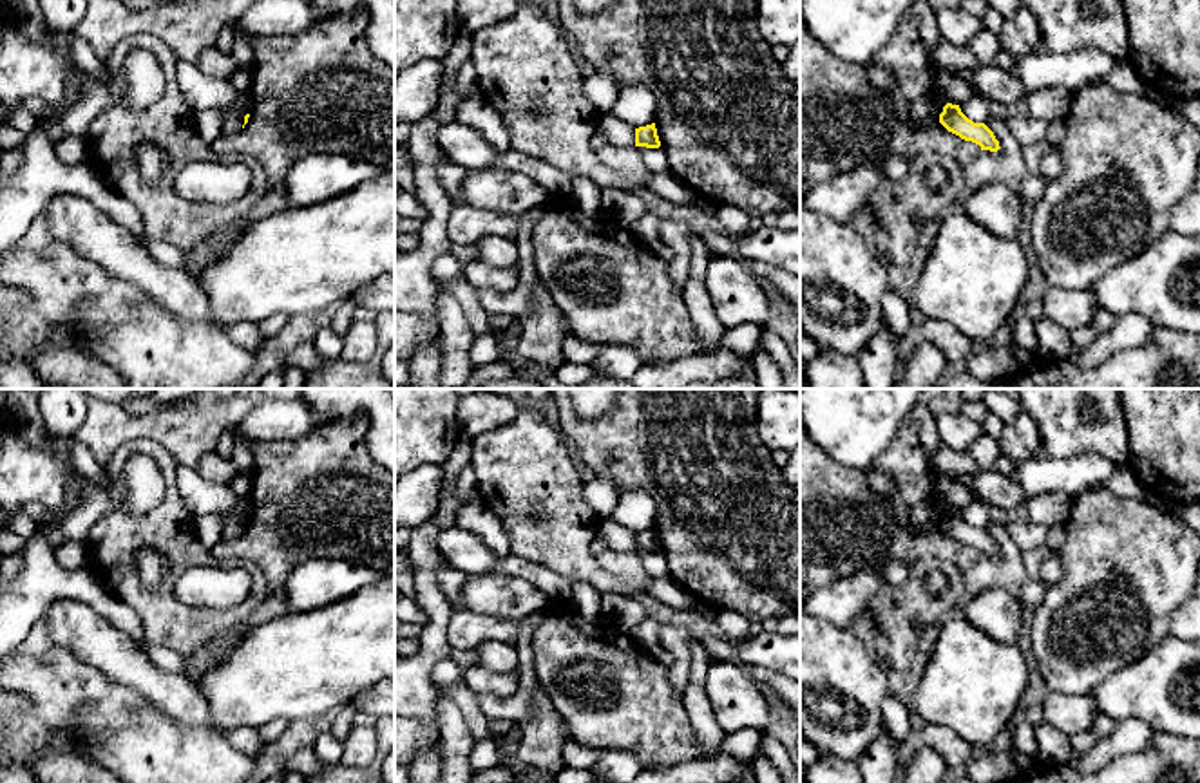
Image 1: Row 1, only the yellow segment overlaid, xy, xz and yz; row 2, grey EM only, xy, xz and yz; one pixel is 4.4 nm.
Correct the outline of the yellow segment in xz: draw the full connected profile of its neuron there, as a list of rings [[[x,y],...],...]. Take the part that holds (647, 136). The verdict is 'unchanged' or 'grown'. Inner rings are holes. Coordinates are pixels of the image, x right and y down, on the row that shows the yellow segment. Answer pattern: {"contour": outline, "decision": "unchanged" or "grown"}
{"contour": [[[655,123],[635,128],[635,146],[646,146],[646,148],[661,146]]], "decision": "unchanged"}

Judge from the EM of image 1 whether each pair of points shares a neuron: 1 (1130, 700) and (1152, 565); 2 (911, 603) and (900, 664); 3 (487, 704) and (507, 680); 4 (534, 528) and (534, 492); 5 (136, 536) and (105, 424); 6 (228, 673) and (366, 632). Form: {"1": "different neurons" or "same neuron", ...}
{"1": "different neurons", "2": "same neuron", "3": "different neurons", "4": "same neuron", "5": "different neurons", "6": "same neuron"}

